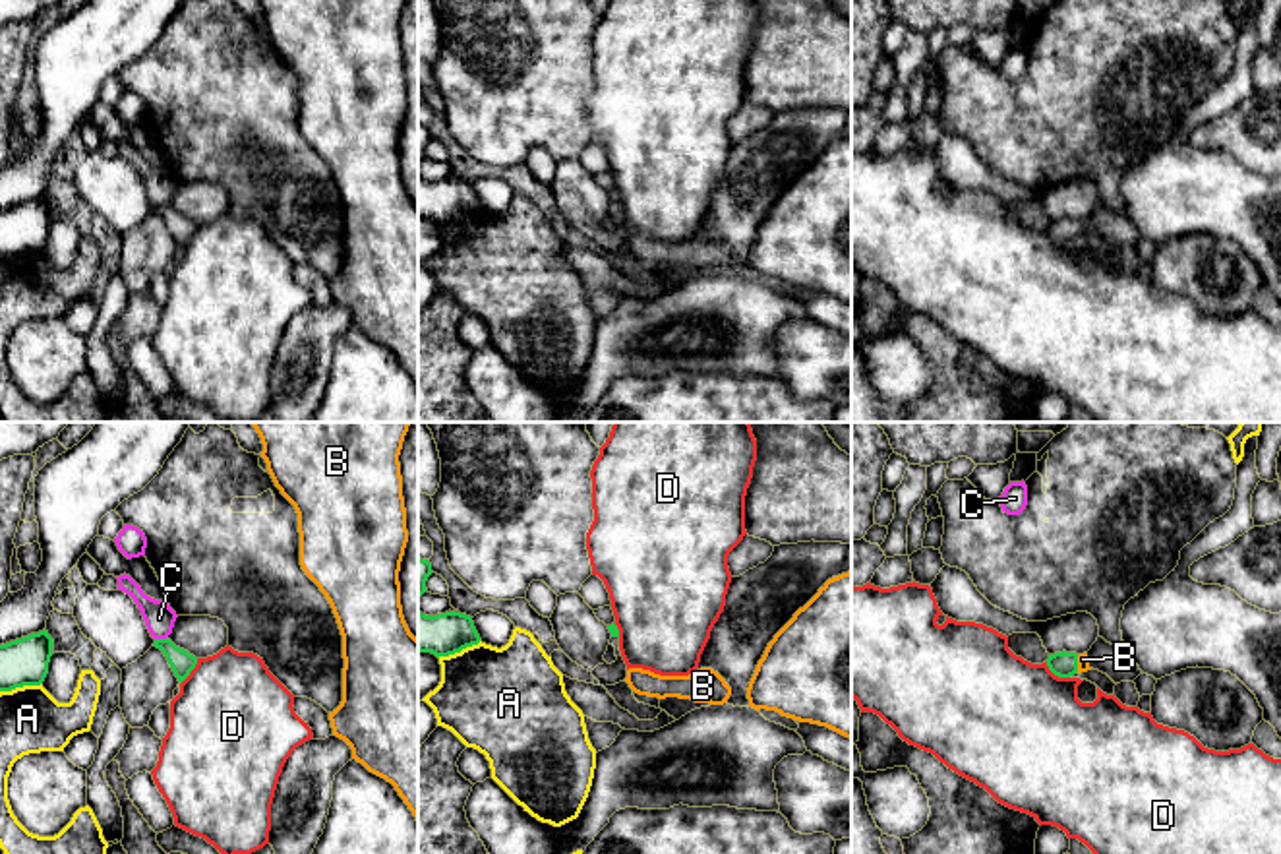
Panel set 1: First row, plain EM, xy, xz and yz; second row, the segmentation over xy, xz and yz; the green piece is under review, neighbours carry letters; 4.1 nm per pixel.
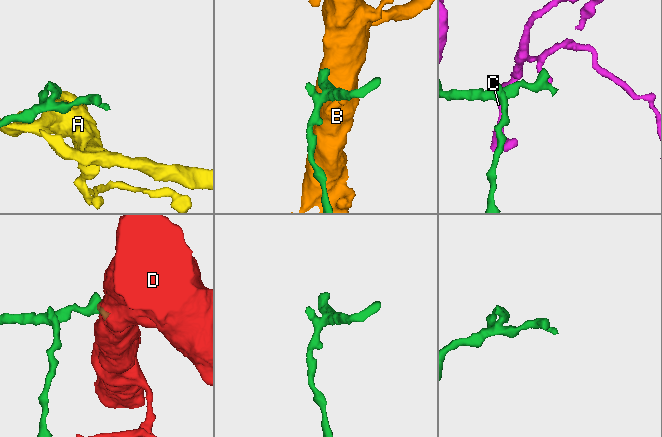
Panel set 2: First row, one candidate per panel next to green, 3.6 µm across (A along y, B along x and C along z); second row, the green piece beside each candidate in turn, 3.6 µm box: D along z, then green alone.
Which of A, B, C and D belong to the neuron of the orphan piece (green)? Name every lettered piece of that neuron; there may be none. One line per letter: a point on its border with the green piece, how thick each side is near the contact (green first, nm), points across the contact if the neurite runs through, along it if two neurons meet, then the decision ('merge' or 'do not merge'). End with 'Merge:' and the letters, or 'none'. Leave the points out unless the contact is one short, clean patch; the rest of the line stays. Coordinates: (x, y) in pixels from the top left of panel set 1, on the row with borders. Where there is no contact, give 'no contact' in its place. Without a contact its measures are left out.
A: meets green in xz at (459, 651); 180 nm thick on the green side, 440 nm on the other; do not merge
B: meets green in yz at (1076, 665); 110 nm thick on the green side, 50 nm on the other; runs through yz (1063, 665), (1076, 665), (1082, 659); merge
C: meets green in xy at (161, 640); 100 nm thick on the green side, 130 nm on the other; border along xy (155, 638), (165, 640); do not merge
D: meets green in yz at (1057, 674); 110 nm thick on the green side, 480 nm on the other; border along yz (1045, 663), (1055, 674), (1069, 678); do not merge
Merge: B

